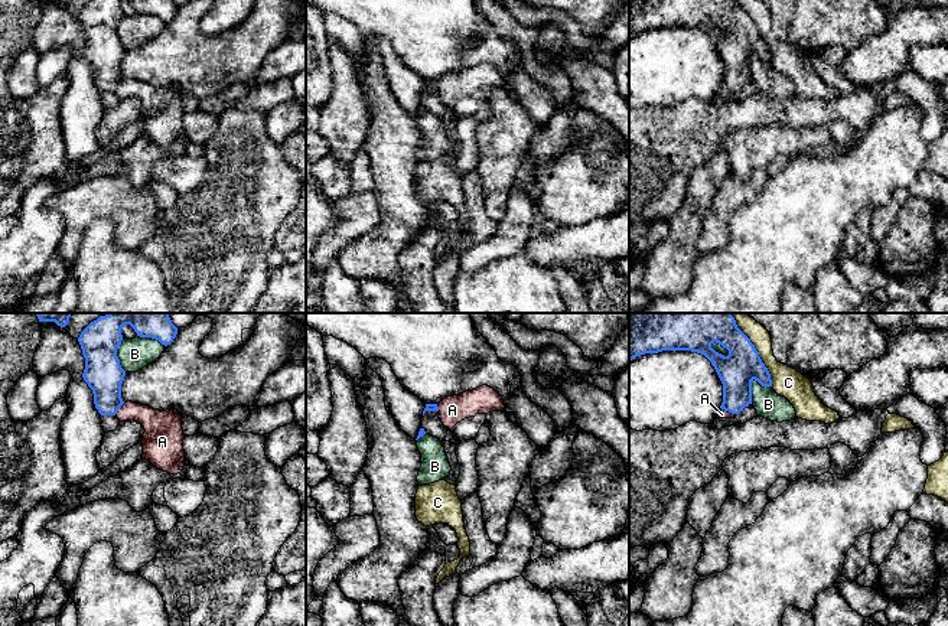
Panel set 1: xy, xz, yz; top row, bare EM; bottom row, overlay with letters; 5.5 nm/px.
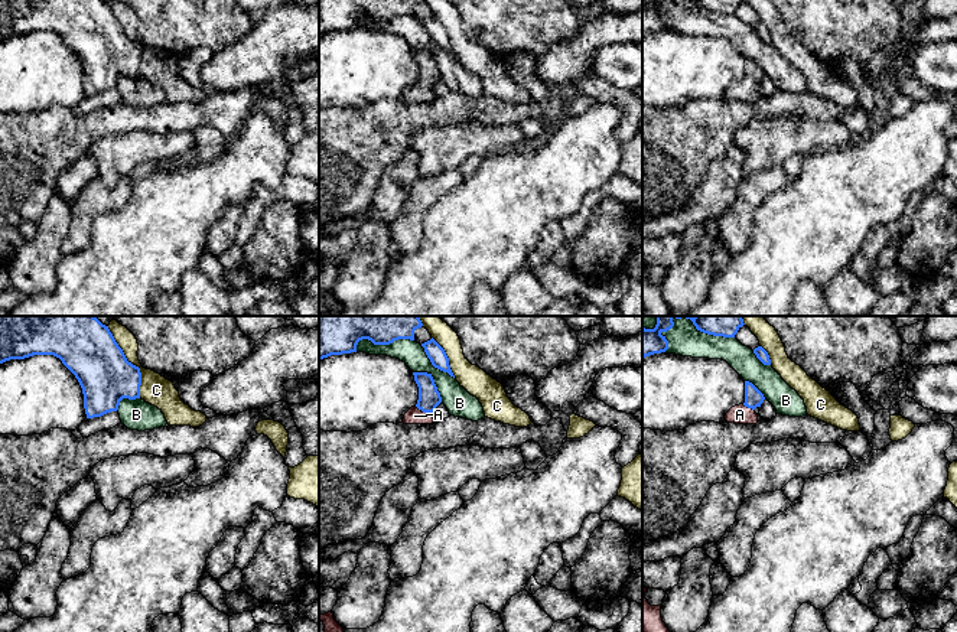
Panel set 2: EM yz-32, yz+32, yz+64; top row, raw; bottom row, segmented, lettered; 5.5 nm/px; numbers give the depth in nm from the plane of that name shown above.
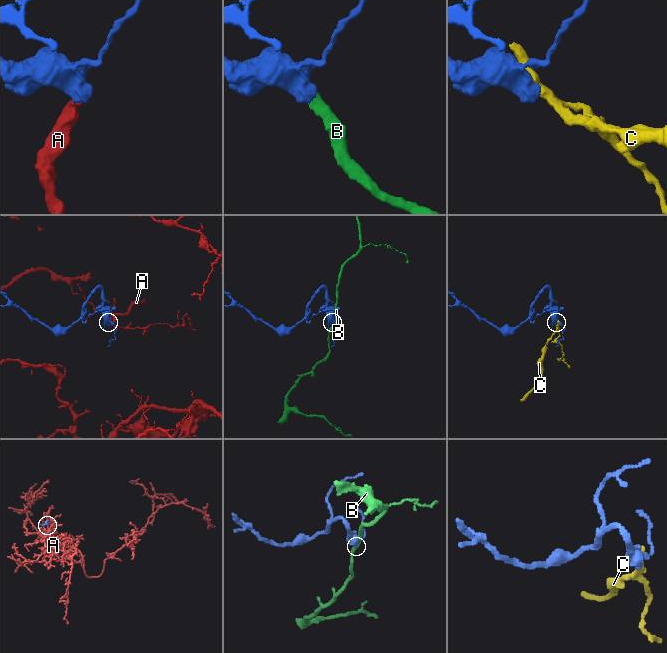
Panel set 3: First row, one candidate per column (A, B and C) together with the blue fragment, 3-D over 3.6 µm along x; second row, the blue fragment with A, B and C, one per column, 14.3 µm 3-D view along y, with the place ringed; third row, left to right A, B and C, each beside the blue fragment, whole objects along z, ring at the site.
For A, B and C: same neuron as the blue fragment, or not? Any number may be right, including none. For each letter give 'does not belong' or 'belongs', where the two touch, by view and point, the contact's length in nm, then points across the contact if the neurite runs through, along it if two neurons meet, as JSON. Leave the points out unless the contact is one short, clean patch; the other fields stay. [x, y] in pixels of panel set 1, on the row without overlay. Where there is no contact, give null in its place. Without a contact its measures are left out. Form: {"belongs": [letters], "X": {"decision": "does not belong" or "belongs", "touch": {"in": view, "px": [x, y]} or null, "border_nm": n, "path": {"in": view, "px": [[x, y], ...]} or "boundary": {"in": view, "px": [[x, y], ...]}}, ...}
{"belongs": ["A"], "A": {"decision": "belongs", "touch": {"in": "xy", "px": [119, 85]}, "border_nm": 90, "path": {"in": "xy", "px": [[104, 52], [107, 74], [119, 85], [142, 90], [159, 103]]}}, "B": {"decision": "does not belong", "touch": {"in": "yz", "px": [751, 59]}, "border_nm": 160}, "C": {"decision": "does not belong", "touch": {"in": "yz", "px": [758, 32]}, "border_nm": 400}}

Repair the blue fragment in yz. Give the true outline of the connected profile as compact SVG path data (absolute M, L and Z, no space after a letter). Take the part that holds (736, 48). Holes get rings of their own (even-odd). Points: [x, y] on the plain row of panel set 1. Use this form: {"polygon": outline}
{"polygon": "M629 0L629 38L662 27L704 32L723 61L717 95L733 95L752 81L752 58L772 63L768 45L736 0Z"}

